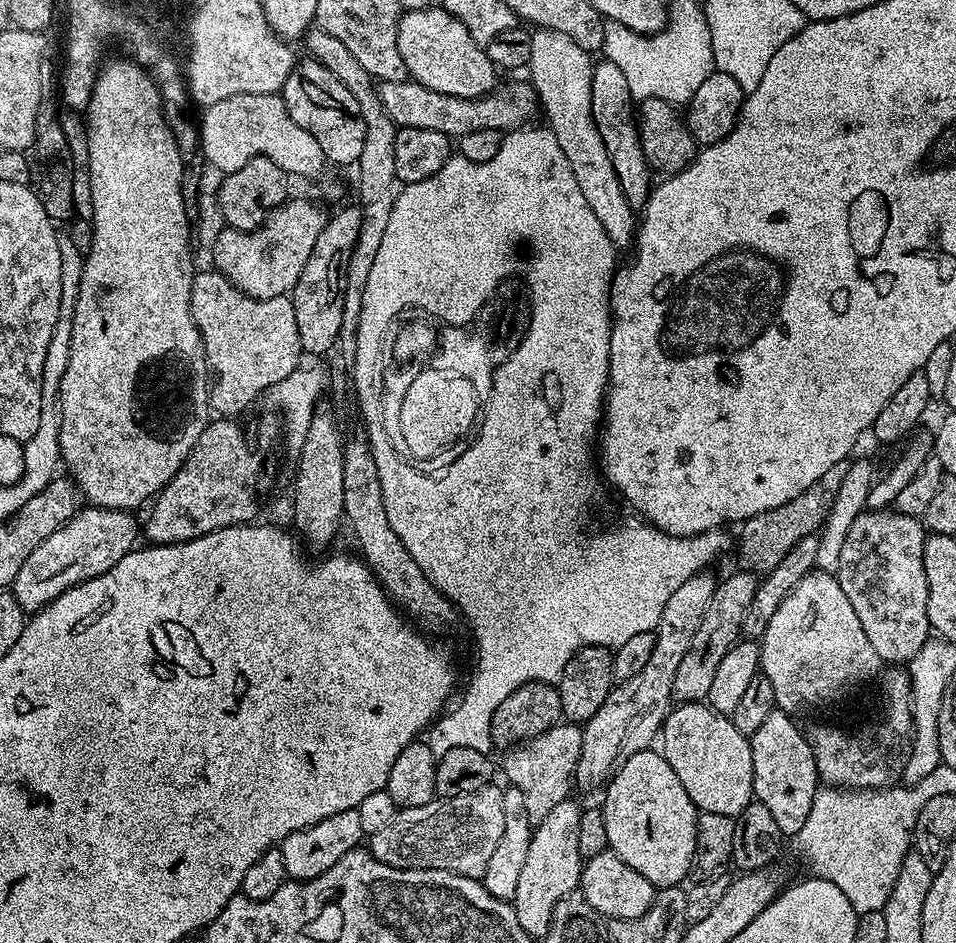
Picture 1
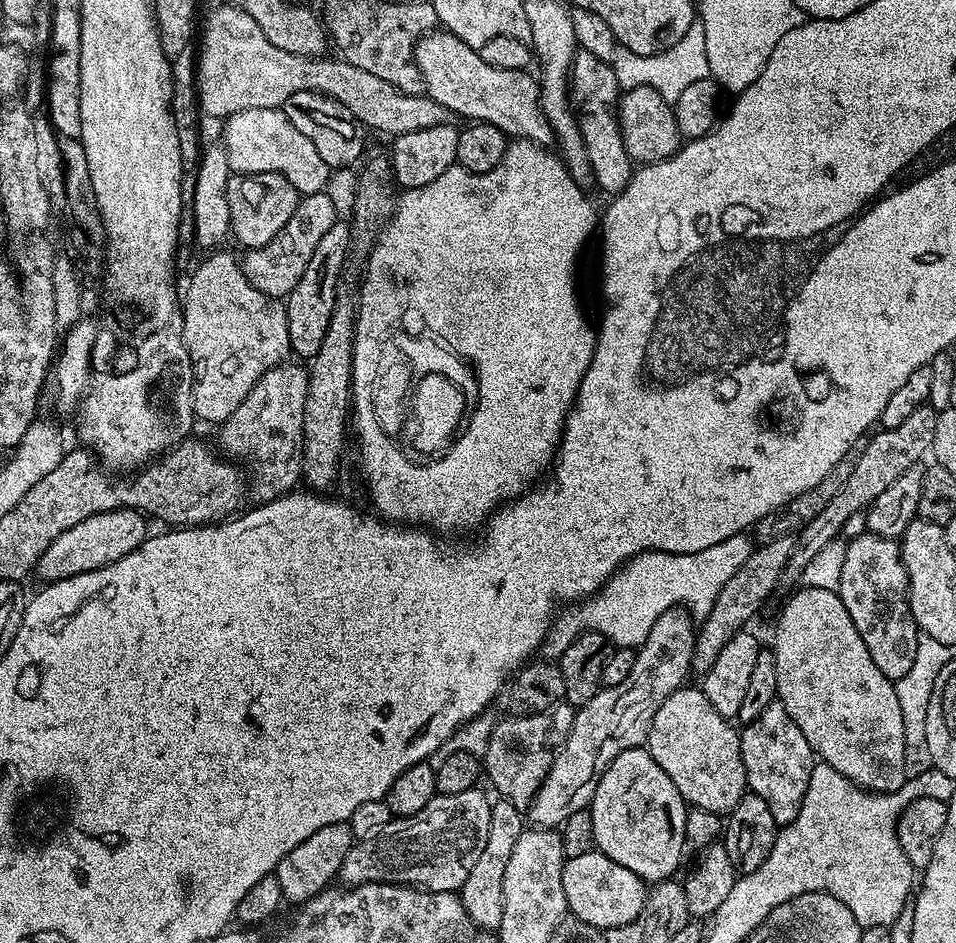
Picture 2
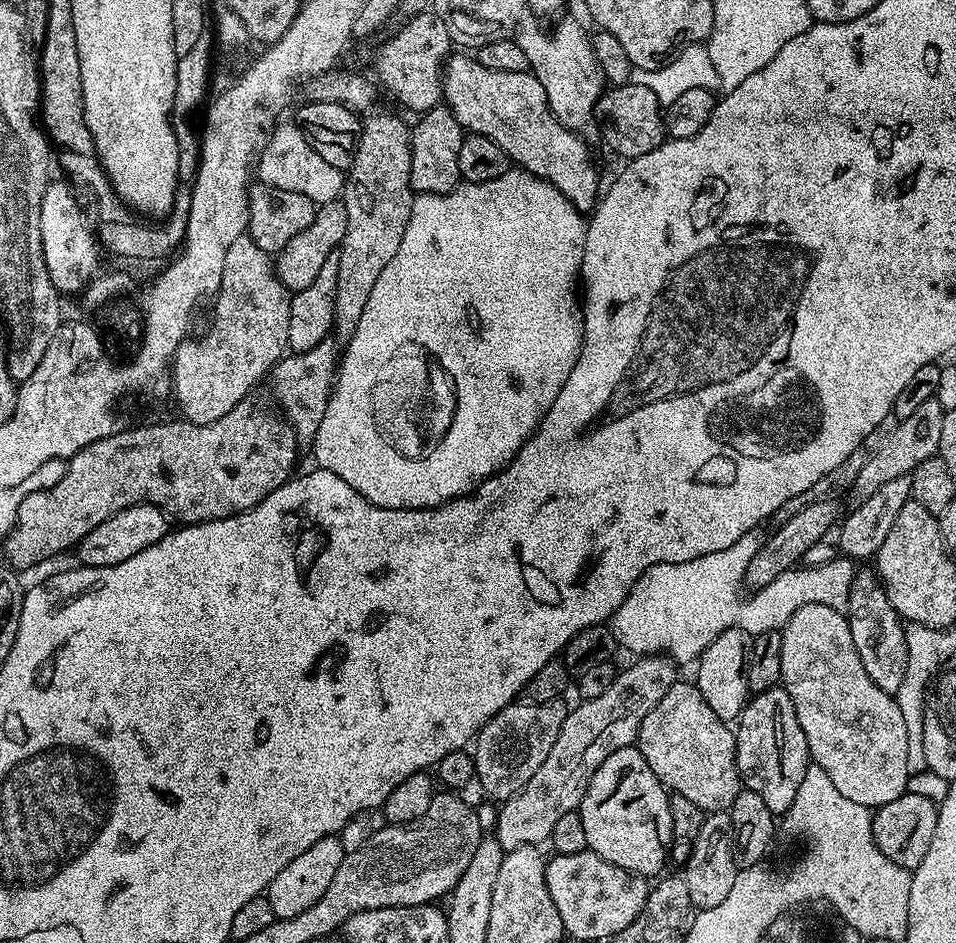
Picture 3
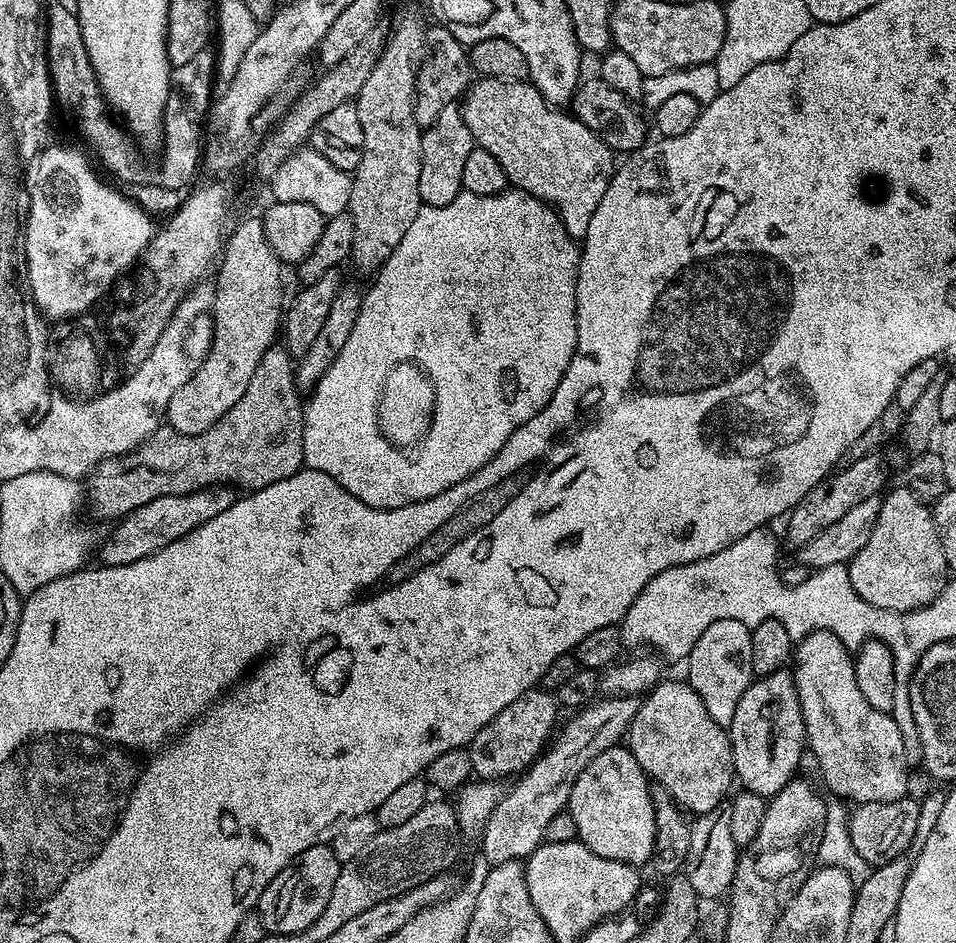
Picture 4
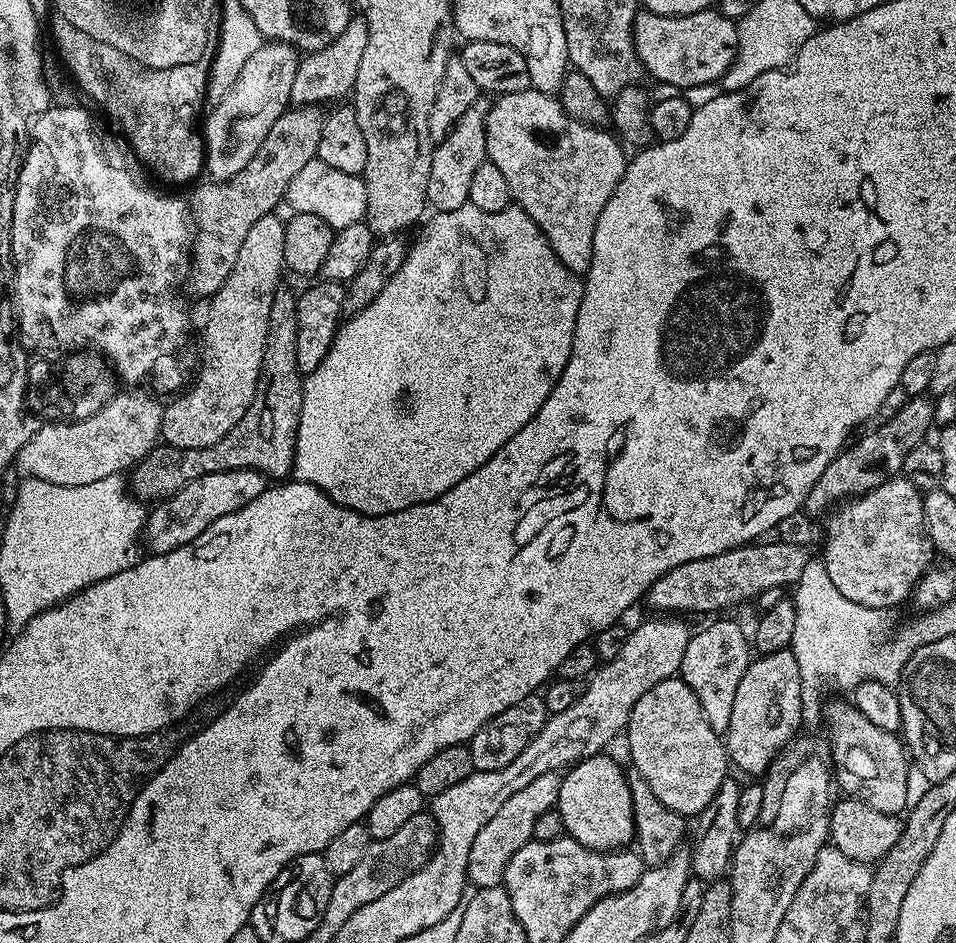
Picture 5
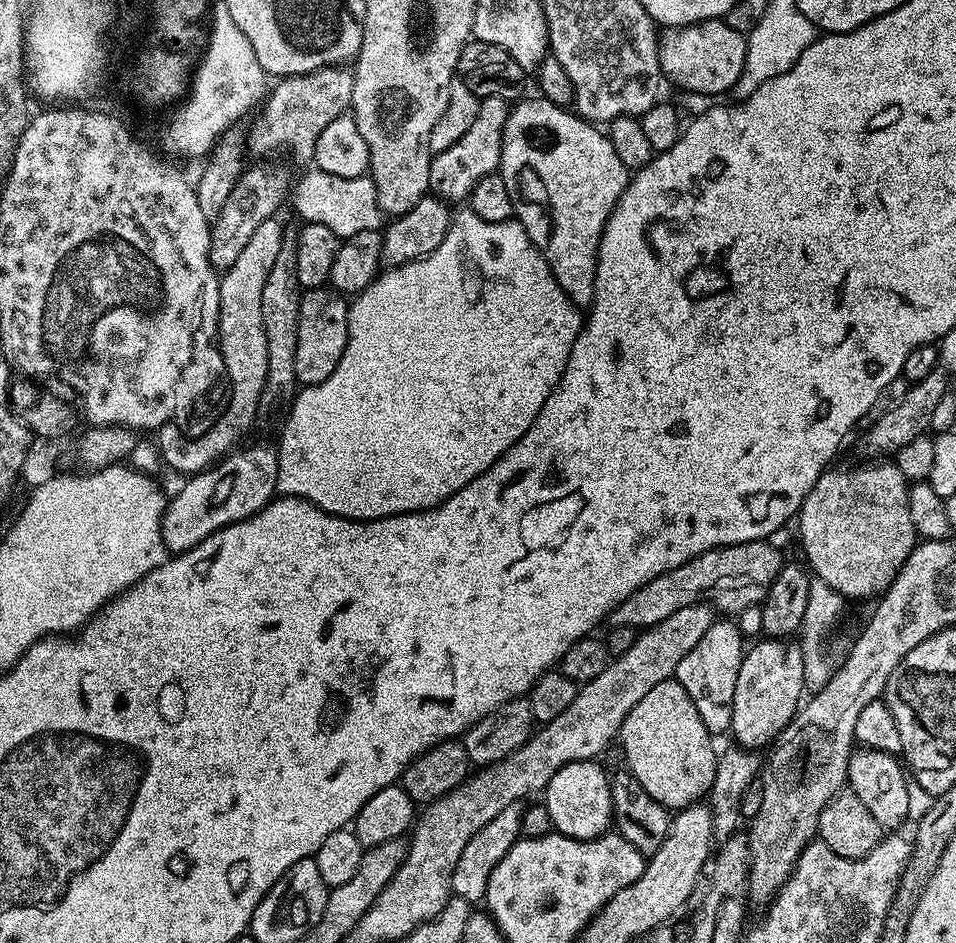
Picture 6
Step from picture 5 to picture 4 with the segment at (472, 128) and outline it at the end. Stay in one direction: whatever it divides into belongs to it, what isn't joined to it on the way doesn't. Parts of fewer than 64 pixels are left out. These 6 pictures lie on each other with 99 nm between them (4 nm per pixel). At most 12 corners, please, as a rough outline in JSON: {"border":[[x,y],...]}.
{"border":[[459,103],[422,132],[420,199],[450,206],[474,146]]}

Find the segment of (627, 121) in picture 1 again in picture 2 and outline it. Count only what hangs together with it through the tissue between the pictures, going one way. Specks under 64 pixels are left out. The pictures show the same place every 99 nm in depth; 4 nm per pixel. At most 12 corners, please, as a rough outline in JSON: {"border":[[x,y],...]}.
{"border":[[577,51],[570,95],[607,194],[626,190],[634,165],[622,142],[613,65]]}

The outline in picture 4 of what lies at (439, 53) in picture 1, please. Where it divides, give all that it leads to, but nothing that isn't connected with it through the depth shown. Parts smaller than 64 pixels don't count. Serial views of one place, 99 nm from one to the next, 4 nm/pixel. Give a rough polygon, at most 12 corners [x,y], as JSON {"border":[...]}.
{"border":[[477,79],[462,111],[509,185],[583,238],[618,167],[528,80]]}

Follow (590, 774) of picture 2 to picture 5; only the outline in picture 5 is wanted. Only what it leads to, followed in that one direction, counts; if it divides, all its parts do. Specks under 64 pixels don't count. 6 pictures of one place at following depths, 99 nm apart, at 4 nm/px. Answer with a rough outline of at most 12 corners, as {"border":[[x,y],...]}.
{"border":[[560,772],[510,794],[470,846],[476,888],[503,881],[534,822],[556,807]]}

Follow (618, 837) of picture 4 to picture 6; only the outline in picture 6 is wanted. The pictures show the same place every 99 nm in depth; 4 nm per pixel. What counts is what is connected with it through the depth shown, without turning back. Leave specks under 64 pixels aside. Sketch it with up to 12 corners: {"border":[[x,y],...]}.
{"border":[[570,762],[542,802],[561,836],[593,840],[613,827],[603,763]]}

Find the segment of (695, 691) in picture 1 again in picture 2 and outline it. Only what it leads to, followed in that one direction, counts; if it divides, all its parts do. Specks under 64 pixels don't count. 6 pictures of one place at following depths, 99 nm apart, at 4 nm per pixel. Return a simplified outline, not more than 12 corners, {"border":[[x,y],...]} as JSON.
{"border":[[791,535],[753,547],[699,625],[693,673],[755,618],[781,584]]}

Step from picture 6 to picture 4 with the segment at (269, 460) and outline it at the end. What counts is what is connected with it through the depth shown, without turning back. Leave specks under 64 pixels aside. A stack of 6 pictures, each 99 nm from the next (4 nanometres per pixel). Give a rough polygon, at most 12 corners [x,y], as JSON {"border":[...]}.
{"border":[[237,489],[154,498],[115,521],[99,563],[126,566],[170,546]]}

